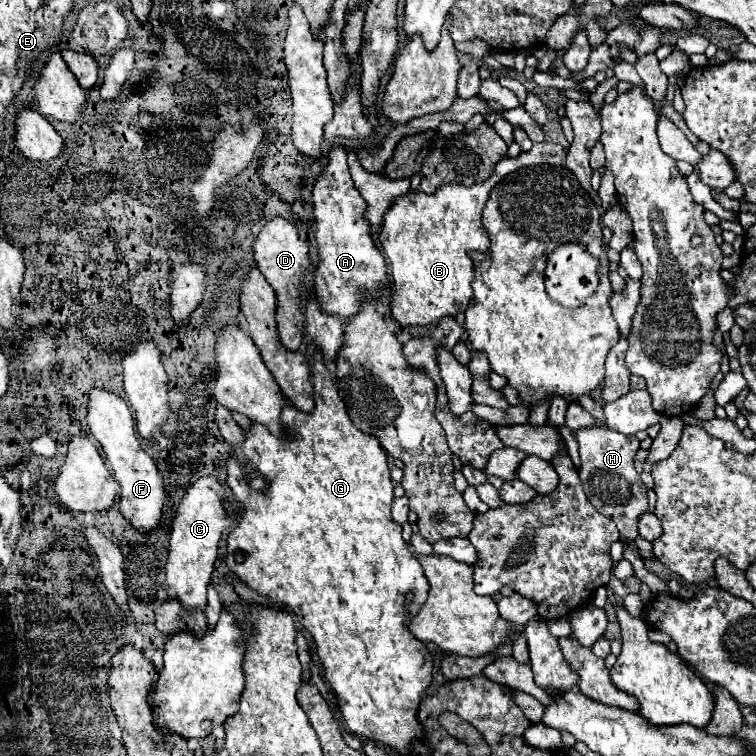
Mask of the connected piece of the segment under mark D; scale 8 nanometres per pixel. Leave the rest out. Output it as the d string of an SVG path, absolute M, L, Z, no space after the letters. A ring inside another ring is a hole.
M274 217L264 225L264 229L258 233L258 237L252 243L252 253L256 259L258 269L264 273L272 289L276 291L276 327L280 335L280 343L290 349L290 351L300 351L302 339L304 339L304 313L300 309L300 283L302 275L310 267L308 259L308 245L298 237L296 227L284 219L284 217Z

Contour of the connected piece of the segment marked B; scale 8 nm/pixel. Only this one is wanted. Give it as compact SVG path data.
M536 143L530 151L520 153L510 159L504 157L492 171L492 175L480 185L442 185L432 195L424 191L410 191L394 199L394 203L384 213L384 223L380 229L380 245L388 263L392 265L392 295L390 309L392 317L400 325L434 325L440 317L456 317L466 309L472 299L472 279L474 267L468 257L470 249L484 251L488 249L488 235L480 229L480 217L484 201L492 185L506 177L508 173L530 167L530 165L560 165L564 163L566 153L562 145L554 143Z

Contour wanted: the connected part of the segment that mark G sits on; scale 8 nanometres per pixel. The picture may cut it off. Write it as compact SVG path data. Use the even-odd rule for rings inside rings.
M316 353L316 357L314 357L314 365L312 365L310 373L312 373L312 385L314 385L314 409L310 413L304 413L286 401L282 407L280 419L282 419L282 425L290 431L288 435L284 435L284 437L272 435L264 425L252 423L250 429L244 429L244 441L238 445L232 445L232 453L224 459L224 469L228 475L226 485L230 487L234 501L240 505L240 519L228 533L228 567L254 591L258 591L258 593L270 597L272 601L288 607L298 617L298 621L308 629L308 633L312 635L312 639L316 643L316 651L318 651L318 657L322 661L326 681L328 681L330 689L336 693L338 709L344 715L346 727L356 735L362 735L374 743L394 747L398 753L404 755L408 751L410 743L416 741L416 737L420 737L420 723L416 721L416 709L420 705L420 699L422 699L426 687L432 681L432 657L430 657L426 645L422 641L418 641L406 629L408 617L412 617L414 611L418 611L420 605L426 601L428 581L424 577L424 571L422 571L418 559L414 557L414 553L410 553L408 545L402 539L402 527L392 521L390 507L392 507L392 499L394 499L394 495L392 495L394 487L392 487L392 479L390 479L388 457L386 457L384 449L380 447L380 441L376 441L376 437L372 437L372 435L362 433L350 421L346 407L344 407L344 401L338 397L336 383L330 377L320 353ZM408 591L414 591L414 601L410 605L410 611L404 607L404 599L406 599Z

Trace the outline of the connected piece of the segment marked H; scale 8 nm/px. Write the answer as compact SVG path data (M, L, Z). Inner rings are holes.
M606 425L598 427L582 427L574 433L580 451L580 467L578 475L584 487L588 501L600 511L604 517L610 517L620 531L622 539L638 537L638 517L648 511L646 487L640 481L640 475L634 469L634 453L640 447L636 437L622 435L618 431L608 429Z

